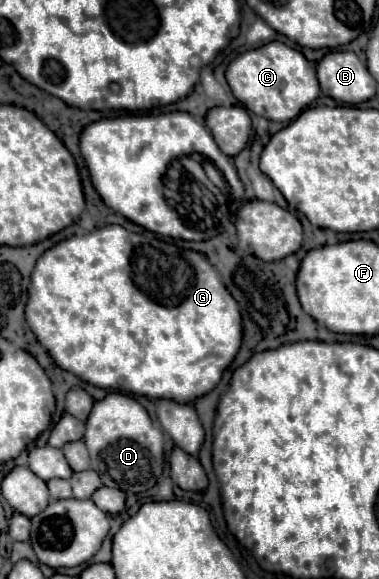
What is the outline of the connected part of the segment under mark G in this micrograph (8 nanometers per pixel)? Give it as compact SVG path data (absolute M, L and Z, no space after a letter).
M103 226L97 228L85 236L71 236L51 250L47 250L39 260L37 266L31 274L31 286L29 286L29 300L25 308L27 322L37 336L39 344L51 354L55 364L71 374L77 374L81 380L97 386L97 388L111 388L127 394L139 394L147 398L169 398L181 404L193 402L195 398L201 398L209 394L217 382L221 380L223 370L235 360L239 348L241 348L241 316L239 316L239 306L235 298L225 290L217 270L209 264L209 260L193 250L181 250L173 244L159 242L157 238L147 238L143 234L127 232L121 226Z

